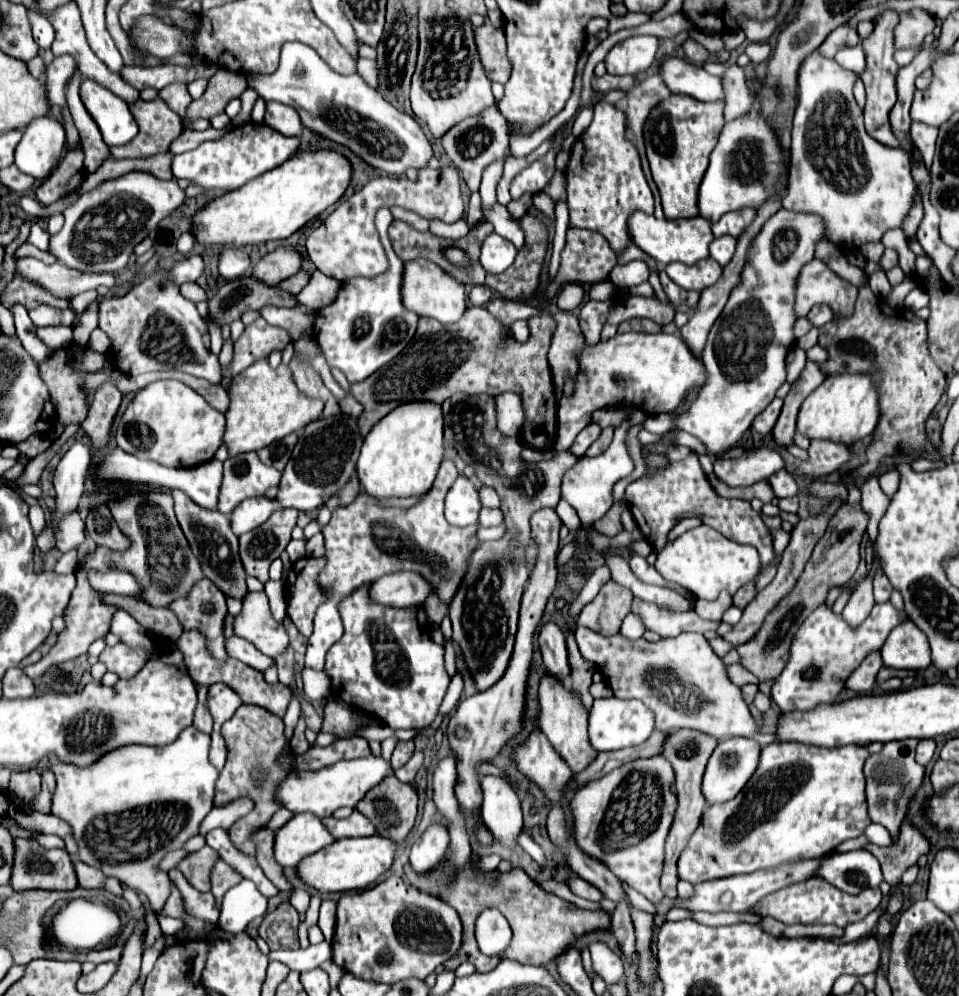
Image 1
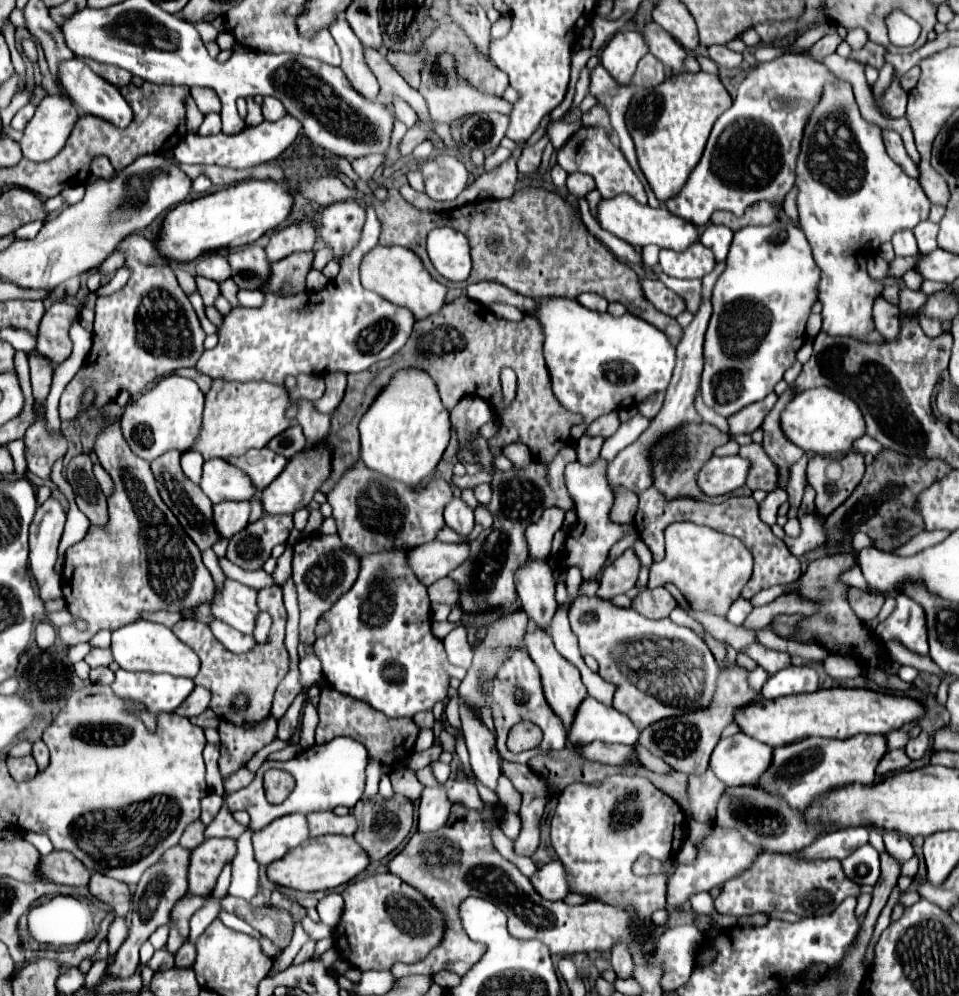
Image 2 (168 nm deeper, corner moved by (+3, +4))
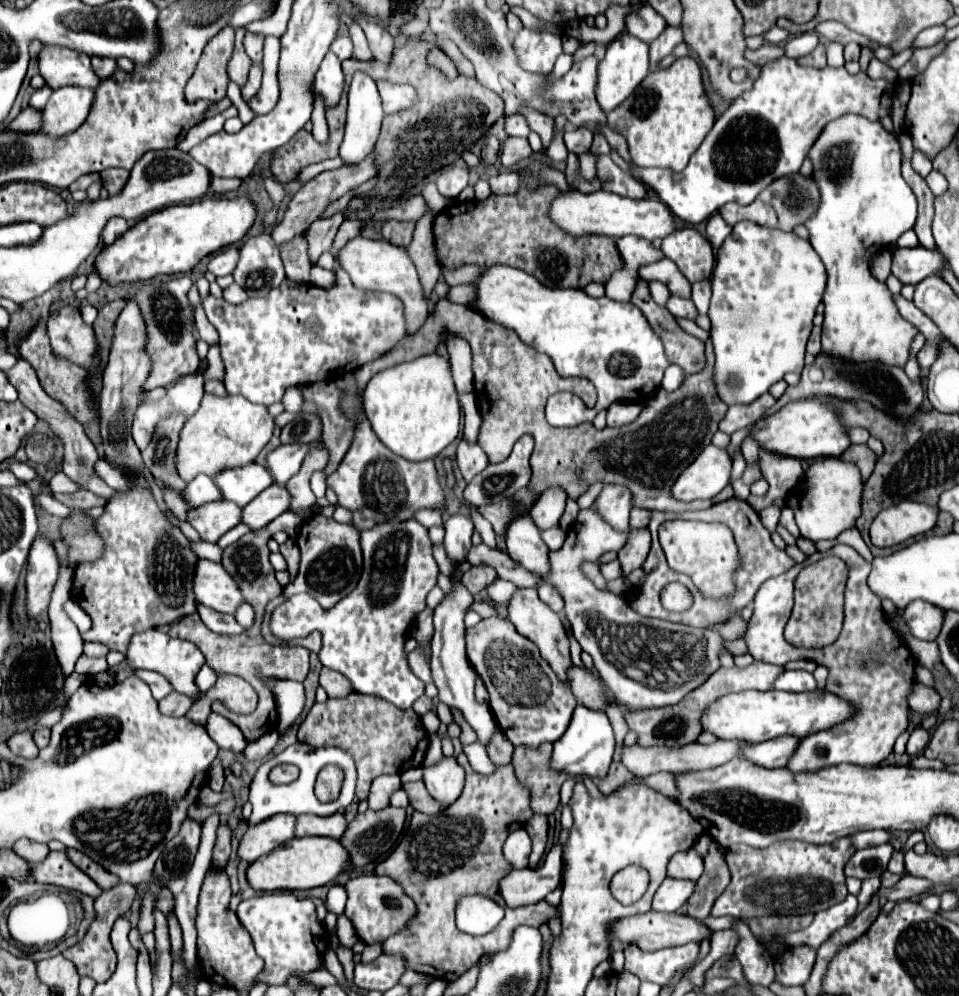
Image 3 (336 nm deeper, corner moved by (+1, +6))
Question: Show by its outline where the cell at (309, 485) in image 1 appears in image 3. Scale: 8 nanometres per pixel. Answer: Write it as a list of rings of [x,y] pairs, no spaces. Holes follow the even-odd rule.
[[[272,484],[266,492],[260,492],[250,504],[244,506],[242,522],[248,524],[252,530],[260,530],[270,524],[276,516],[290,508],[290,494],[284,486]]]

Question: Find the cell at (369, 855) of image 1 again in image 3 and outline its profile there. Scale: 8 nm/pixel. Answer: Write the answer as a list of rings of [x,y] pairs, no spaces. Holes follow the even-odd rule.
[[[324,836],[292,838],[282,844],[282,848],[276,848],[276,852],[270,852],[270,856],[262,856],[250,864],[248,882],[256,890],[310,890],[334,882],[346,872],[348,864],[350,856],[346,848],[342,848],[340,840]]]

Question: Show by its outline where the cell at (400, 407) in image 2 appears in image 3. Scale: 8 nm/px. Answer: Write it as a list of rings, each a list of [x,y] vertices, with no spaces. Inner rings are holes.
[[[440,354],[420,356],[378,372],[364,390],[364,412],[380,442],[410,462],[436,458],[460,432],[460,404],[450,364]]]

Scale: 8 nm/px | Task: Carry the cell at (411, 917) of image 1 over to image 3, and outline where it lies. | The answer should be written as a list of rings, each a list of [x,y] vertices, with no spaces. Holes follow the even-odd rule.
[[[362,874],[356,878],[350,878],[344,884],[348,892],[348,902],[346,902],[346,916],[354,924],[356,936],[364,944],[382,944],[390,934],[398,934],[408,926],[412,916],[416,914],[416,904],[410,900],[410,896],[404,896],[406,892],[402,886],[388,878],[388,876],[378,876],[378,874]]]

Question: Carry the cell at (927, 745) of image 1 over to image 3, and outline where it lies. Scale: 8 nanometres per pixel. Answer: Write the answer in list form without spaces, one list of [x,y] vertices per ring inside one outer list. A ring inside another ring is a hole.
[[[916,728],[916,730],[910,734],[910,740],[908,740],[908,744],[906,744],[906,754],[908,754],[908,756],[920,754],[920,752],[926,748],[928,740],[930,740],[930,734],[928,734],[926,730],[922,730],[922,728]]]

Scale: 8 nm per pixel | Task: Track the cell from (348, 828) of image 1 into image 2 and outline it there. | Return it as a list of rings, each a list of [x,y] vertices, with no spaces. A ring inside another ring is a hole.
[[[314,812],[306,816],[310,836],[326,836],[326,834],[342,834],[352,836],[356,832],[356,818],[352,814],[336,816],[334,812]]]

